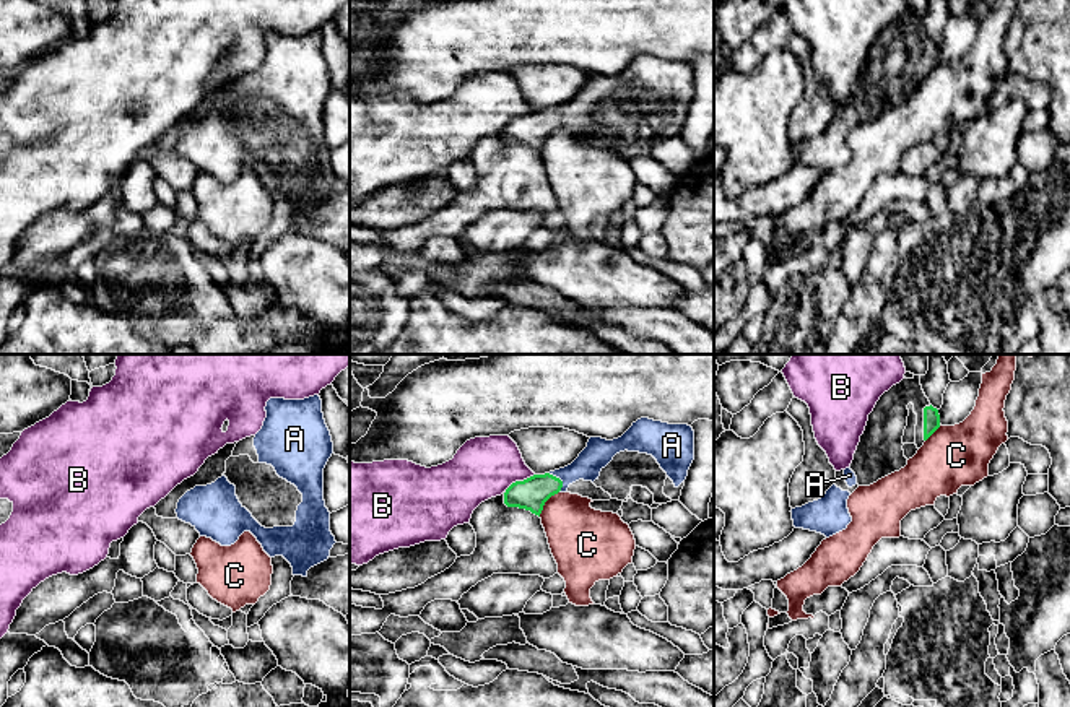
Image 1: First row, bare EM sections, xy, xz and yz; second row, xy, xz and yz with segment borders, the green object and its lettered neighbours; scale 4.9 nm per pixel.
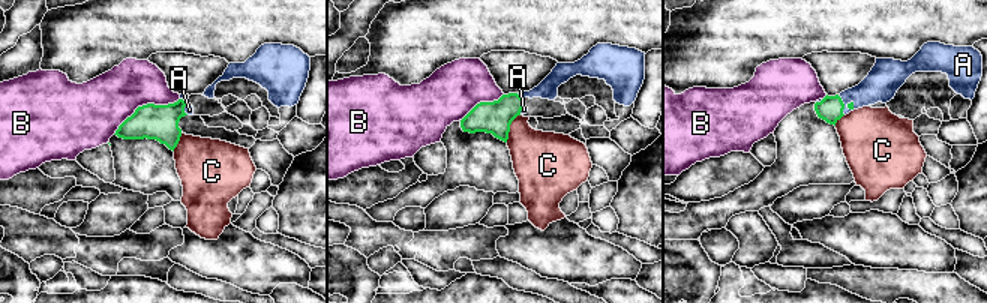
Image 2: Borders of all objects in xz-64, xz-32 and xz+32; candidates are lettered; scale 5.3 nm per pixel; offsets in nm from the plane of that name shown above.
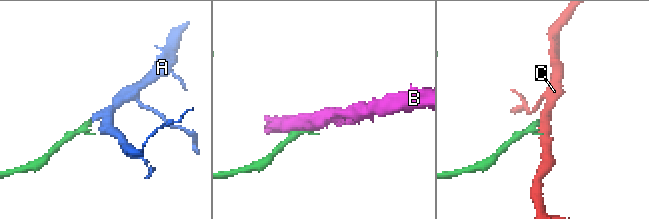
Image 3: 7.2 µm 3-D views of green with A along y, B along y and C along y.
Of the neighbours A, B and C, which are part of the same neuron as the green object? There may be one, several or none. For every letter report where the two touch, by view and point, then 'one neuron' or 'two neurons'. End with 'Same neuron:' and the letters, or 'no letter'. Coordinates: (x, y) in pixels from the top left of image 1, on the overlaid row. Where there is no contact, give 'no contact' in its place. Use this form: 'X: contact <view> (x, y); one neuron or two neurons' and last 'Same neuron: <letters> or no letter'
A: contact xz (560, 480); one neuron
B: contact xz (517, 481); two neurons
C: contact xz (545, 501); two neurons
Same neuron: A

